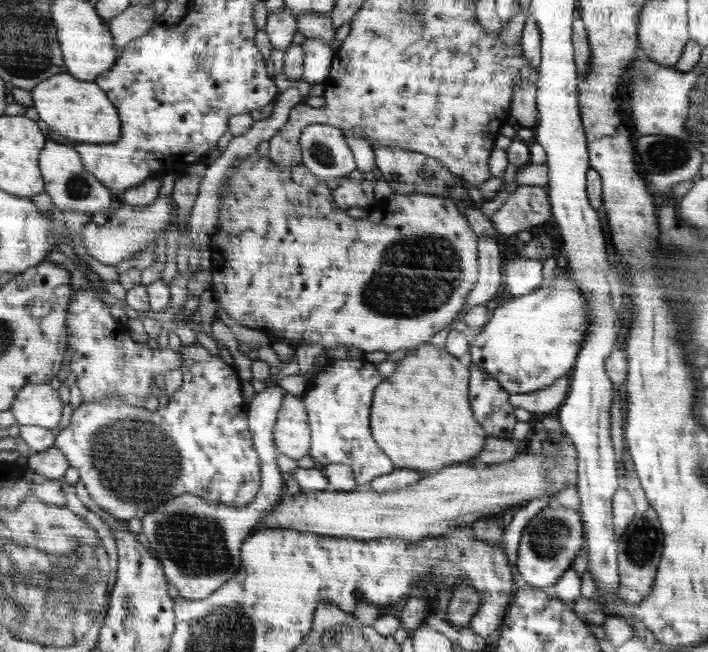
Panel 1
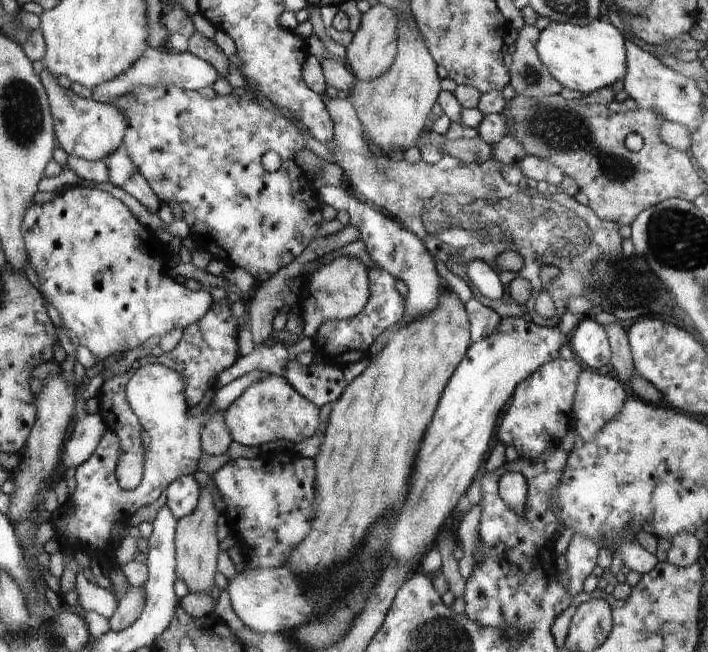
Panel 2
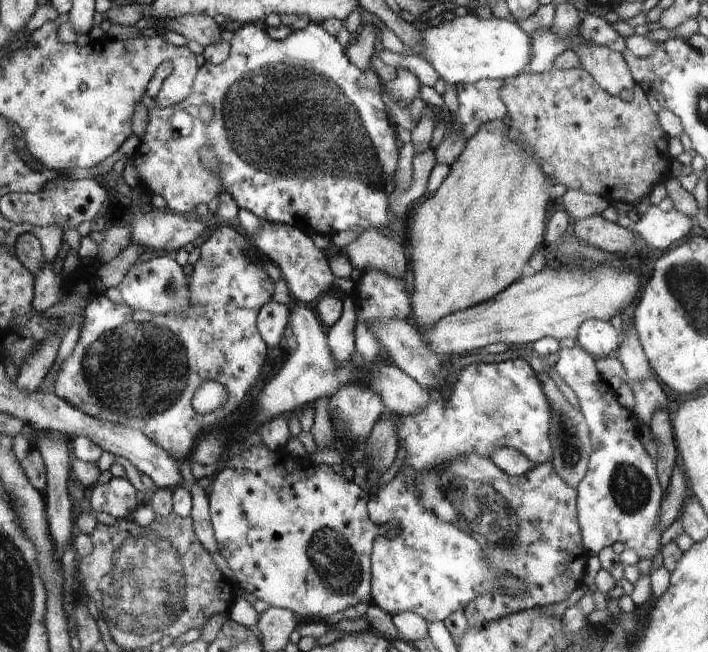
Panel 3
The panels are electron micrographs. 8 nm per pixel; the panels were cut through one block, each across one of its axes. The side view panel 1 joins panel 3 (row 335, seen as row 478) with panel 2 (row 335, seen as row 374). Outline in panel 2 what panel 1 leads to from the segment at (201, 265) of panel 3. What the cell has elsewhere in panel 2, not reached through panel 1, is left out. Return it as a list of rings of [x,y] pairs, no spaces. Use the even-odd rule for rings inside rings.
[[[229,296],[220,301],[216,301],[209,308],[199,321],[193,322],[183,330],[183,335],[177,346],[169,352],[160,356],[152,357],[150,354],[136,359],[132,366],[123,374],[118,374],[103,380],[99,388],[97,412],[104,420],[108,431],[114,431],[118,438],[122,438],[122,462],[117,465],[117,478],[120,485],[127,491],[136,488],[143,477],[143,458],[145,448],[143,446],[132,446],[132,438],[138,436],[140,424],[138,417],[134,415],[128,401],[125,390],[128,380],[141,366],[158,363],[182,375],[185,382],[185,401],[188,407],[196,406],[207,390],[218,387],[218,376],[227,368],[230,368],[238,360],[238,344],[236,344],[236,317],[232,316],[231,302]]]

